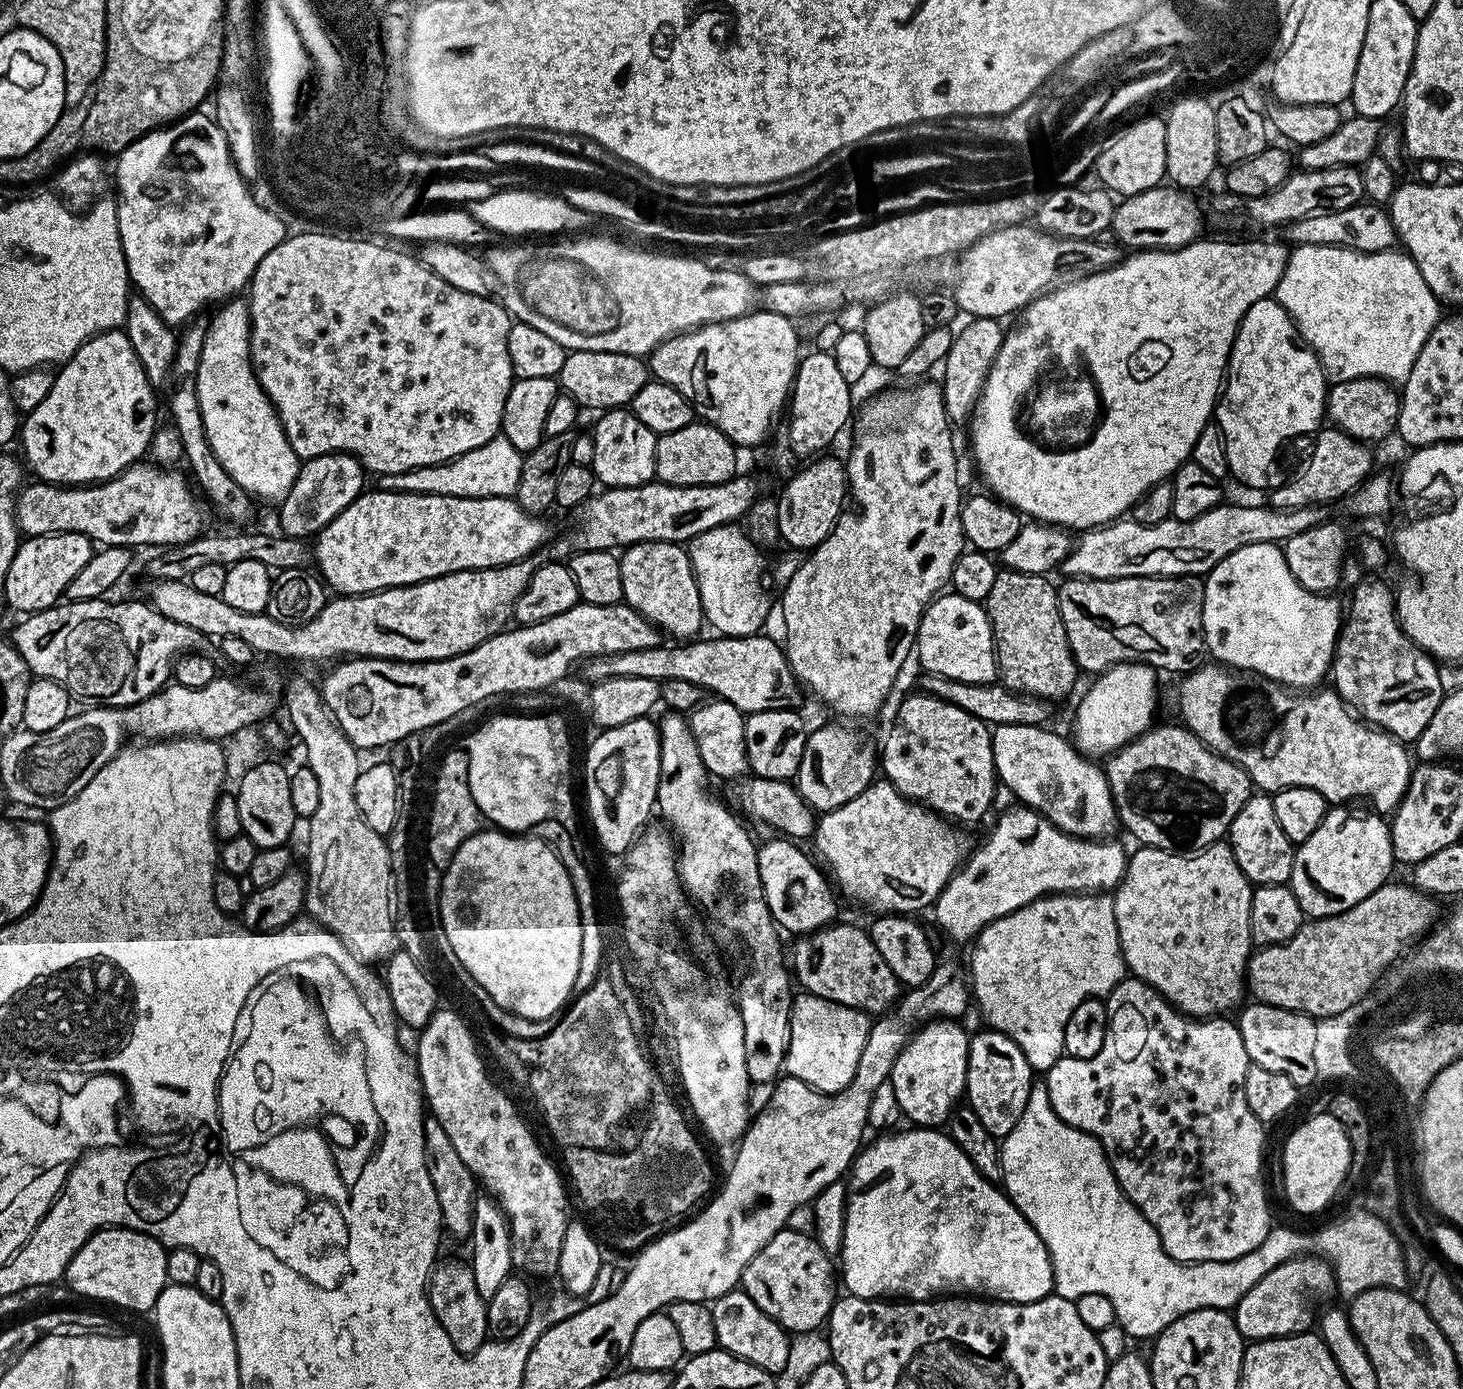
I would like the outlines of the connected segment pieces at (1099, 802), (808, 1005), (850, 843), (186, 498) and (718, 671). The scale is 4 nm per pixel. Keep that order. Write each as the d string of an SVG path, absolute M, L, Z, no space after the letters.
M998 724L992 728L994 766L999 783L1004 784L1017 796L1021 805L1033 808L1045 816L1056 828L1068 836L1080 836L1084 840L1103 841L1118 832L1118 817L1114 798L1110 794L1110 782L1103 767L1095 759L1078 751L1071 739L1063 740L1048 726L1022 726L1021 724Z
M800 994L792 1002L792 1021L790 1022L790 1042L784 1059L784 1072L806 1082L819 1092L841 1092L854 1078L858 1062L862 1058L862 1046L866 1046L870 1016L850 1006L842 1006L833 1000L818 998L811 994Z
M880 778L862 790L862 794L850 798L850 802L823 813L817 819L815 855L830 873L835 887L853 896L858 903L868 908L876 907L875 911L880 914L916 914L912 912L919 908L931 909L935 905L950 878L968 859L974 844L968 841L964 832L967 831L963 827L936 815L924 805L907 800L892 783Z
M155 462L144 463L132 464L114 478L103 480L101 484L65 486L43 482L25 483L20 489L20 495L16 498L16 522L21 533L25 537L31 538L33 536L57 536L69 532L70 534L82 534L100 546L133 550L139 550L143 544L173 546L190 543L205 531L205 501L198 495L197 489L190 483L189 477L187 475L184 477L182 473L176 472L180 470L172 466L161 466Z
M765 634L754 636L721 636L716 640L693 639L691 642L680 642L677 648L647 648L646 650L630 650L626 654L614 654L613 656L593 656L590 660L583 661L584 676L588 682L599 682L608 680L612 676L618 678L650 678L657 682L666 680L677 680L678 682L690 682L696 684L705 693L713 697L730 702L739 712L751 714L753 712L765 712L766 710L789 710L797 707L800 700L802 685L792 673L792 667L788 664L785 649L780 648Z

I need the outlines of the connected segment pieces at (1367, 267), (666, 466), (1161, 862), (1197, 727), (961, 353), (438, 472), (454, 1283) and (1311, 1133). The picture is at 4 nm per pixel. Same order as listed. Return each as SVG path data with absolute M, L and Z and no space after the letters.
M1297 244L1289 251L1288 265L1284 268L1282 278L1278 282L1274 298L1292 315L1296 328L1300 331L1300 338L1312 349L1312 353L1320 360L1324 367L1324 375L1332 382L1346 382L1347 380L1383 380L1385 382L1402 382L1410 374L1414 366L1414 358L1418 358L1418 350L1426 346L1426 338L1436 328L1436 323L1442 319L1441 301L1426 286L1426 278L1418 270L1412 257L1403 250L1389 250L1386 252L1358 252L1355 248L1335 248L1321 244Z
M693 422L682 426L682 430L663 433L657 439L655 479L662 484L678 486L721 484L737 475L736 452L737 445L733 444L724 432L719 432L713 424Z
M1227 842L1211 844L1209 848L1203 848L1201 852L1195 854L1167 852L1161 848L1150 848L1147 846L1140 846L1137 849L1136 853L1133 851L1129 855L1124 876L1121 878L1120 883L1116 885L1114 895L1112 896L1114 918L1118 926L1118 938L1120 939L1120 953L1124 955L1127 971L1135 979L1143 980L1155 992L1165 996L1173 1008L1180 1009L1186 1016L1193 1018L1216 1018L1221 1014L1228 1014L1228 1011L1232 1007L1235 1009L1245 999L1243 996L1246 996L1246 969L1254 951L1252 931L1250 930L1250 902L1252 901L1253 885L1249 884L1248 879L1242 874L1242 870L1232 853L1232 847Z
M1227 666L1204 667L1197 667L1181 679L1184 680L1180 684L1183 727L1189 728L1210 750L1242 766L1261 793L1275 794L1284 788L1313 788L1332 806L1344 806L1359 801L1356 800L1359 796L1369 796L1376 803L1373 804L1375 811L1381 814L1395 812L1408 789L1414 767L1413 761L1408 761L1408 752L1404 749L1407 747L1390 733L1373 728L1353 714L1336 691L1309 694L1259 676L1257 672L1233 670Z
M982 316L969 319L967 322L969 324L961 332L957 331L953 335L952 345L942 365L944 409L948 411L948 419L952 422L964 419L967 421L975 413L976 401L980 398L988 371L992 369L992 363L996 361L996 355L1006 335L1005 325L1000 320Z
M503 434L490 438L486 446L470 450L458 459L438 466L426 466L393 476L381 476L378 483L381 489L390 492L413 492L414 494L442 494L443 496L465 496L482 498L483 496L515 497L518 478L522 474L524 456Z
M458 1260L437 1263L428 1279L428 1300L439 1324L446 1330L447 1337L459 1353L472 1355L485 1345L488 1338L487 1301L478 1294L469 1263Z
M1320 1110L1317 1116L1300 1124L1288 1136L1284 1144L1284 1192L1296 1212L1320 1212L1336 1196L1340 1187L1345 1187L1348 1178L1348 1167L1352 1161L1352 1147L1346 1138L1346 1130L1338 1122L1338 1118L1329 1116L1327 1111Z

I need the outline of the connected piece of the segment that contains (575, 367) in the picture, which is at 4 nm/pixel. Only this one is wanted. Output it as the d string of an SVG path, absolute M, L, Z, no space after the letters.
M582 350L569 352L566 362L562 362L558 384L563 395L574 398L574 402L579 404L581 409L611 410L631 405L634 394L638 394L638 390L642 390L642 386L648 383L649 379L649 365L641 357L617 352Z

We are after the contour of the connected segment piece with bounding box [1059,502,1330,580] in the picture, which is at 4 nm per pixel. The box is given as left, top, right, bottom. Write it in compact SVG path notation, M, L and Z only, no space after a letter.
M1222 502L1216 508L1206 510L1193 520L1178 520L1169 518L1158 522L1154 526L1139 524L1131 518L1121 518L1111 524L1099 528L1084 530L1079 533L1078 539L1068 551L1068 557L1060 564L1059 571L1068 578L1078 580L1117 580L1118 578L1130 578L1131 576L1199 576L1212 571L1222 558L1234 554L1234 550L1242 550L1242 546L1254 546L1255 544L1279 544L1284 540L1295 541L1306 530L1310 530L1319 524L1329 523L1329 505L1307 504L1301 508L1281 510L1271 506L1265 508L1251 508L1248 504L1228 504Z

